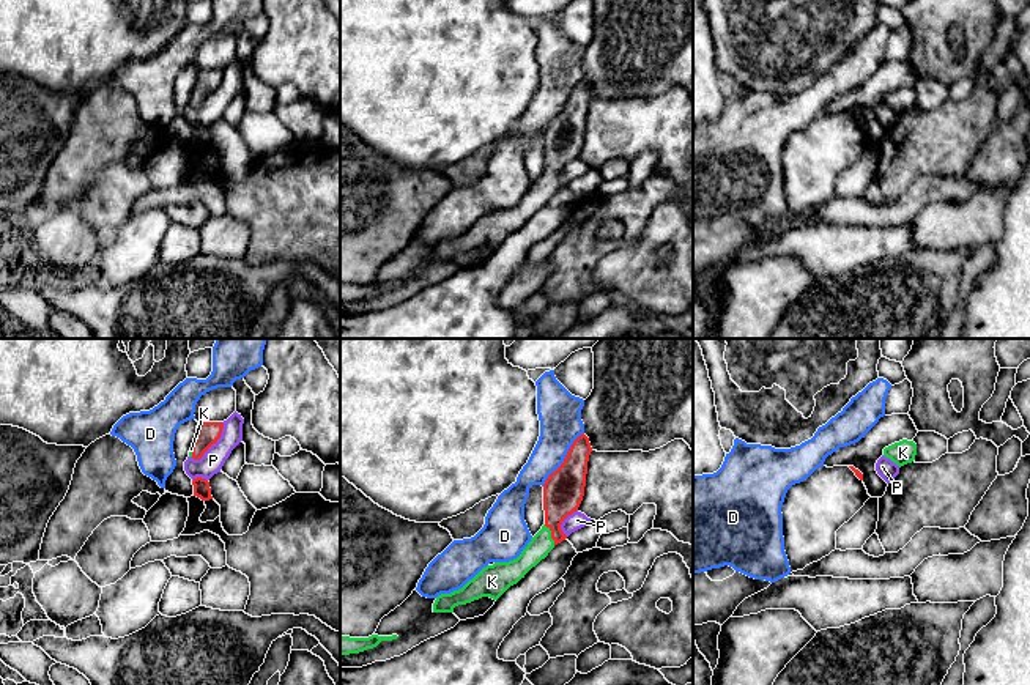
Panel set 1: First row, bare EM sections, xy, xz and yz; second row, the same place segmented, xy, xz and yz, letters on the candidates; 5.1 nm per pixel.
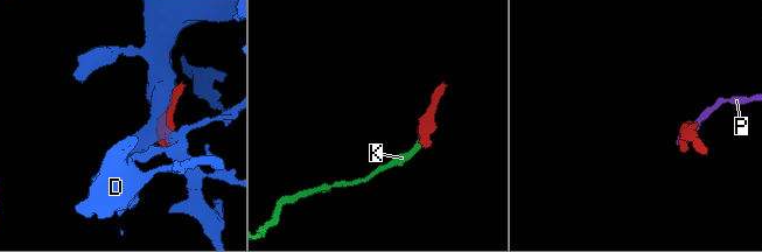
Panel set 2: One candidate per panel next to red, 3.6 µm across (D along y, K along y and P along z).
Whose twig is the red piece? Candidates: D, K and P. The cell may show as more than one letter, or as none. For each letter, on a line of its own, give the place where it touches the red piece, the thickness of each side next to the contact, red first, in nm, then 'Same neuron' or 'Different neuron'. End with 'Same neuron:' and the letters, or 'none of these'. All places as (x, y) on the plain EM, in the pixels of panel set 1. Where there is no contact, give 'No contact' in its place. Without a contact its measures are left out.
D: Touches red at xz (564, 106). Thickness 200 nm (red) against 220 nm. Different neuron
K: Touches red at xz (552, 181). Thickness 200 nm (red) against 120 nm. Same neuron
P: Touches red at xy (214, 90). Thickness 120 nm (red) against 120 nm. Different neuron
Same neuron: K

